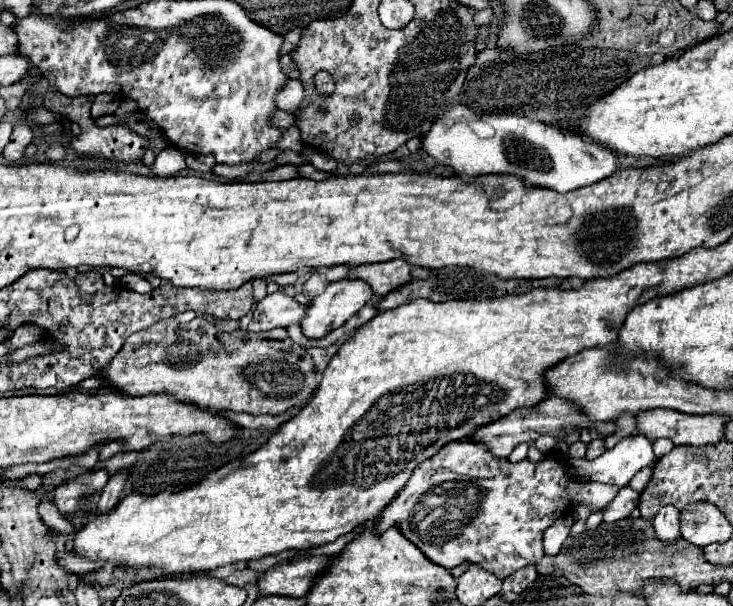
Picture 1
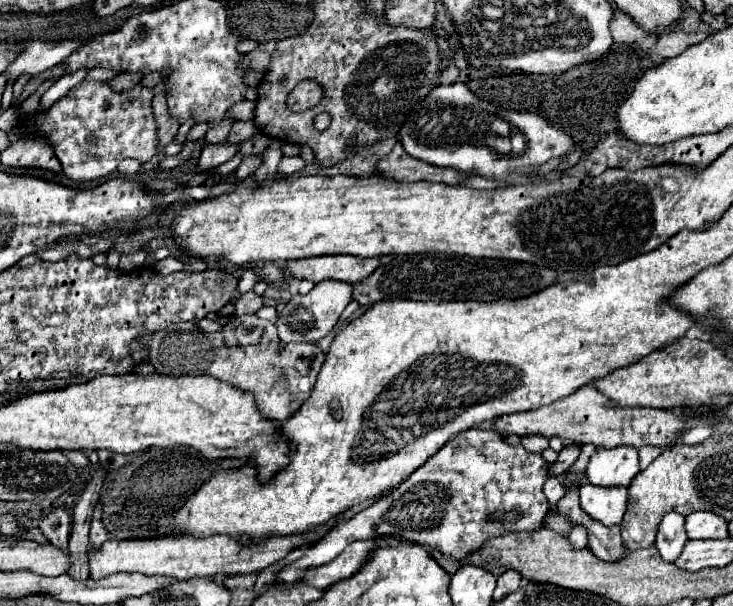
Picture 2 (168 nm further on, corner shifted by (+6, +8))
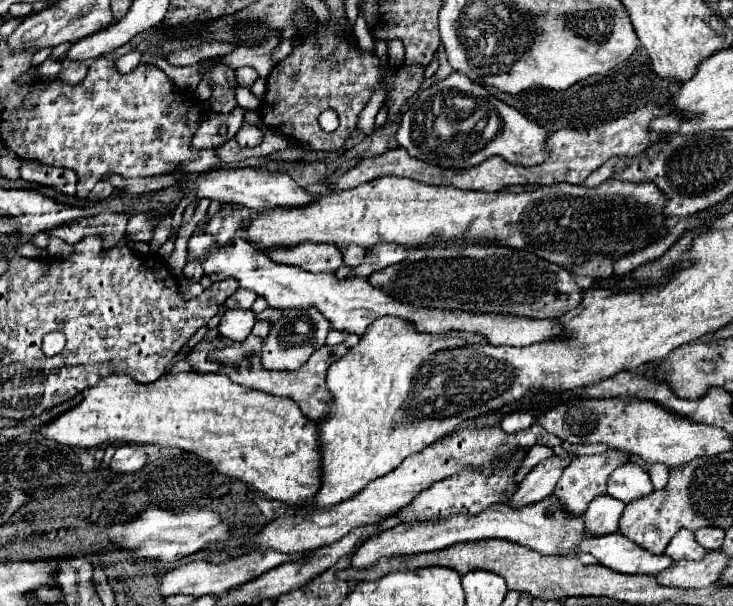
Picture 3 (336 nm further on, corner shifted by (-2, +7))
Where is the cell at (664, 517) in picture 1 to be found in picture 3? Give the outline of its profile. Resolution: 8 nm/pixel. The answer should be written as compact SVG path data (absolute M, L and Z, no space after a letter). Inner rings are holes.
M682 527L682 529L672 537L672 541L668 543L668 547L666 547L664 553L666 553L670 559L680 561L680 559L700 559L700 557L704 557L706 549L696 543L694 531Z

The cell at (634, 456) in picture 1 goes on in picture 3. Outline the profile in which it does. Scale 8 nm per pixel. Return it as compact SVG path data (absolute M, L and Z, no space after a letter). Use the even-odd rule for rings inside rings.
M624 463L616 467L616 471L608 479L608 495L630 503L632 499L644 497L652 491L652 481L650 475L646 473L644 467L636 463Z

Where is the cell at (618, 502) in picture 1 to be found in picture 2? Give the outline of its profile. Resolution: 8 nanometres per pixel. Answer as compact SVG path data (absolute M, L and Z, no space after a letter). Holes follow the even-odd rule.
M584 484L580 488L580 506L582 510L602 522L604 526L616 526L622 522L626 512L626 488L600 488Z

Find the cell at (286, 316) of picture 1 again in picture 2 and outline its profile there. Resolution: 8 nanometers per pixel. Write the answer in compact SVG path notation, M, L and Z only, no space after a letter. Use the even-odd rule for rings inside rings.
M250 290L250 292L242 294L242 296L234 302L234 308L236 308L234 314L238 314L238 316L240 316L240 314L254 314L262 304L264 304L264 300Z

